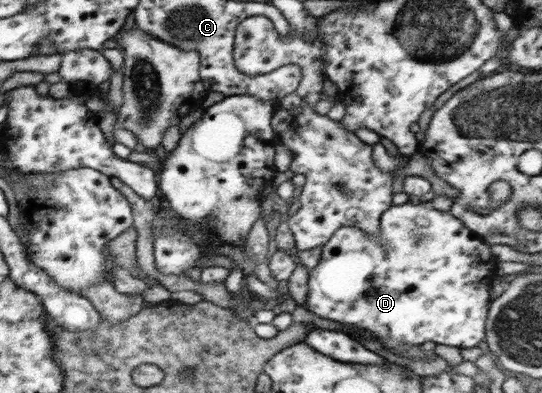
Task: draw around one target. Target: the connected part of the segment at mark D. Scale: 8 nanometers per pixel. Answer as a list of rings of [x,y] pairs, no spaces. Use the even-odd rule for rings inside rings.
[[[410,201],[406,204],[391,205],[380,215],[379,234],[365,234],[361,229],[355,227],[341,227],[337,229],[331,239],[322,247],[322,254],[319,263],[308,272],[308,299],[306,305],[307,310],[323,317],[323,319],[331,319],[341,324],[351,324],[369,331],[375,339],[379,339],[381,343],[385,343],[387,349],[391,353],[401,355],[404,347],[409,345],[420,346],[425,342],[443,343],[443,345],[451,345],[458,349],[469,349],[469,347],[477,347],[484,345],[484,339],[487,329],[487,316],[489,303],[489,281],[495,276],[498,264],[490,250],[489,245],[480,237],[477,237],[473,231],[469,230],[461,220],[457,219],[451,211],[439,211],[433,208],[429,203],[414,205]]]

